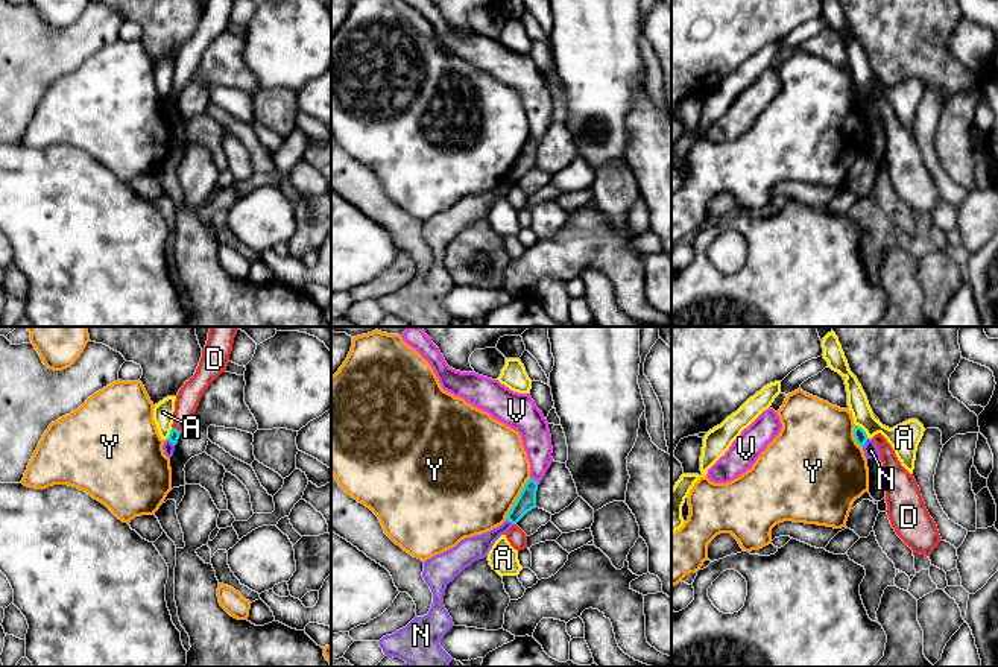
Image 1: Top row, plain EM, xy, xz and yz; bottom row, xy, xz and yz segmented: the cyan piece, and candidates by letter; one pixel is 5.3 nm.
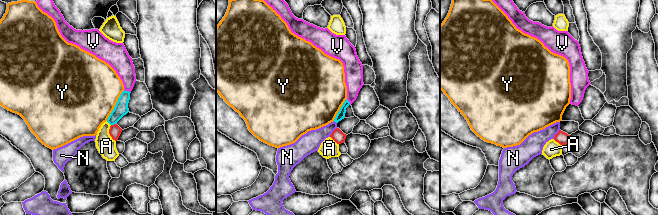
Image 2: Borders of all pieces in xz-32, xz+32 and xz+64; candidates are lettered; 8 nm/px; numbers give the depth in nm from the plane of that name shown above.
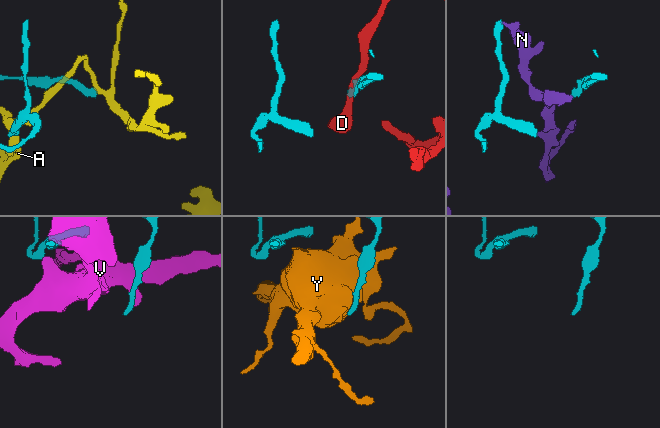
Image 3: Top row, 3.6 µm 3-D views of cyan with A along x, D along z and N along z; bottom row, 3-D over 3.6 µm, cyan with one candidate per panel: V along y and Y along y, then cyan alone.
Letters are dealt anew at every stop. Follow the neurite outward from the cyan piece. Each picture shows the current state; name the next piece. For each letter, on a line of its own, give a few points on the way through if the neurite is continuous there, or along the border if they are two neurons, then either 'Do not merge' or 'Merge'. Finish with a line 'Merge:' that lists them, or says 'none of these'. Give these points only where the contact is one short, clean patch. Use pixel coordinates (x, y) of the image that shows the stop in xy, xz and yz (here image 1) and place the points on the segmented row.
A: Do not merge
D: Do not merge
N: Boundary: yz (868, 438), (863, 447). Do not merge
V: Do not merge
Y: Boundary: xz (530, 477), (505, 518). Do not merge
Merge: none of these

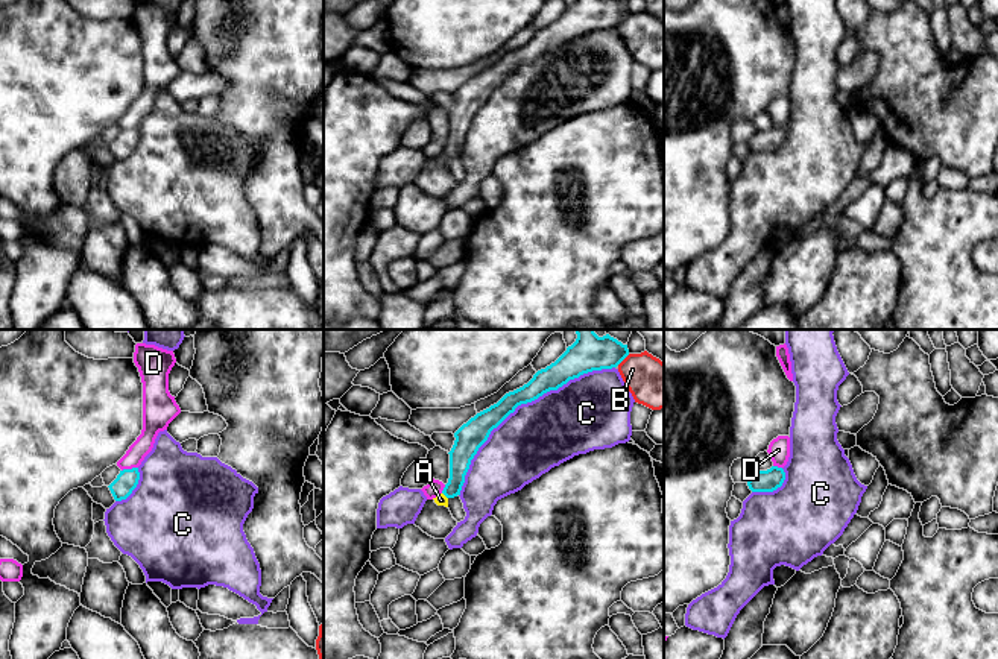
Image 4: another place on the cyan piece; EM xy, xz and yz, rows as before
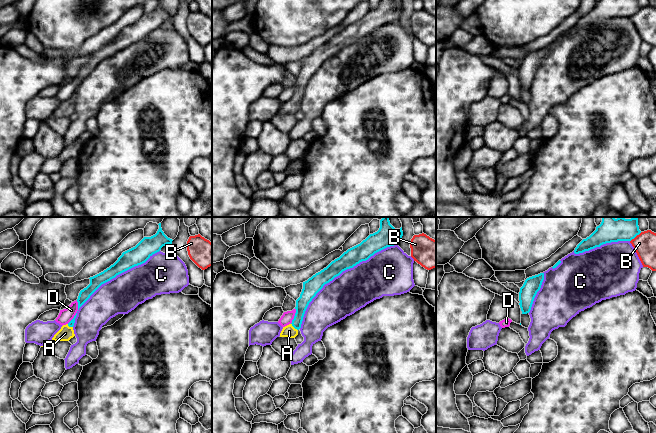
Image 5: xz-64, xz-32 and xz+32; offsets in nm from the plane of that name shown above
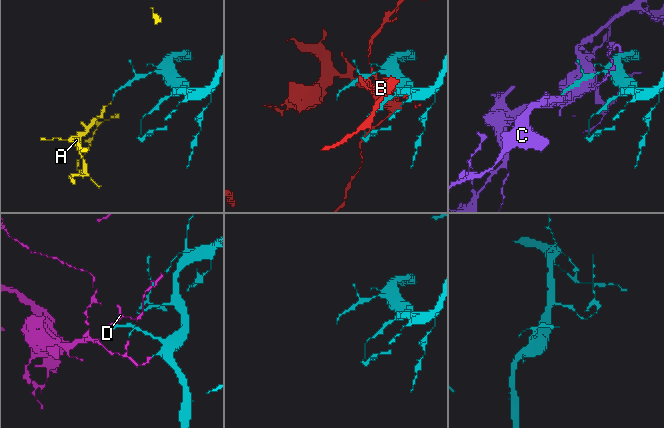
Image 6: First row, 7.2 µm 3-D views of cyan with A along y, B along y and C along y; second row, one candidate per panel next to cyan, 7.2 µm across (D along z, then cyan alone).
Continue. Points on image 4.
A: Path across: xz (462, 453), (457, 479), (444, 494), (441, 500). Merge
B: Do not merge
C: Do not merge
D: Do not merge
Merge: A

